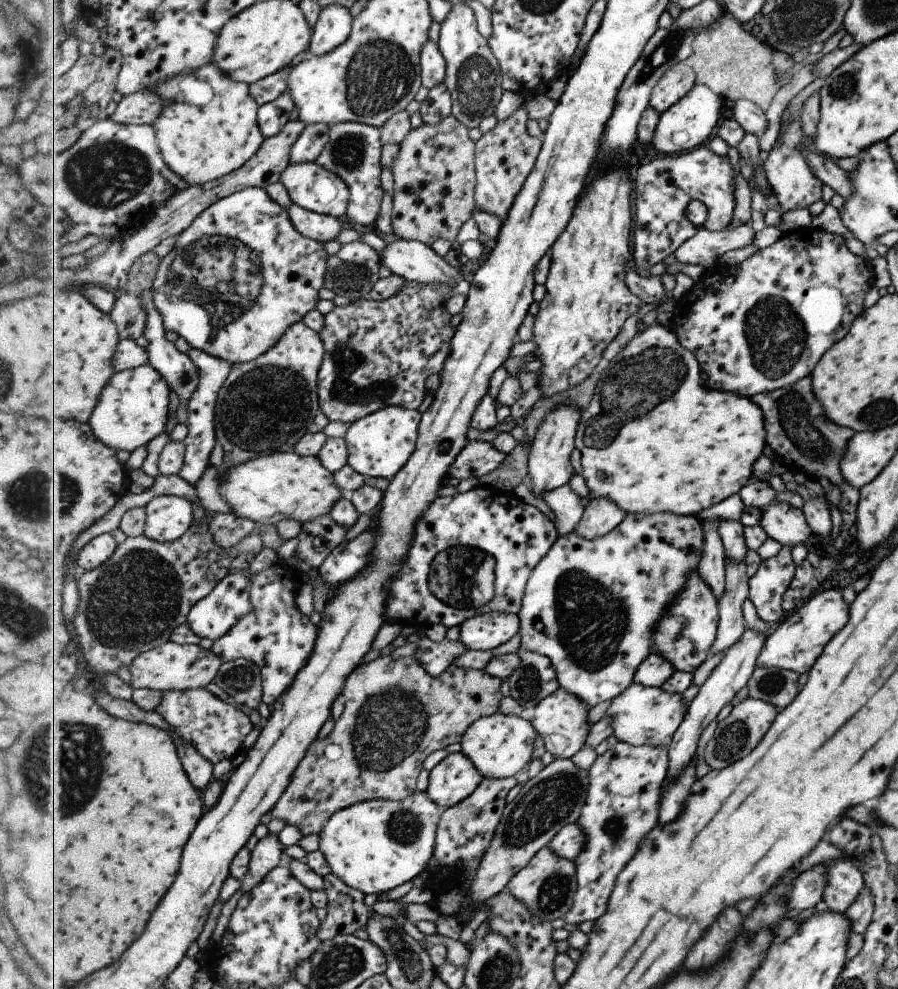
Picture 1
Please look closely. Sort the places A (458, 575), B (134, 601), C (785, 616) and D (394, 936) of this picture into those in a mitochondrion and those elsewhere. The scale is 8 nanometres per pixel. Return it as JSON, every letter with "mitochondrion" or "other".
{"A":"mitochondrion","B":"mitochondrion","C":"other","D":"mitochondrion"}

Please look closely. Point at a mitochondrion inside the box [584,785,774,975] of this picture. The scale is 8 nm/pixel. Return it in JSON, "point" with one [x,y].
{"point":[614,828]}

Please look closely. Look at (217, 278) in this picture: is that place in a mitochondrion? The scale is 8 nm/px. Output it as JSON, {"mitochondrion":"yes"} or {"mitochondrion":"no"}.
{"mitochondrion":"yes"}

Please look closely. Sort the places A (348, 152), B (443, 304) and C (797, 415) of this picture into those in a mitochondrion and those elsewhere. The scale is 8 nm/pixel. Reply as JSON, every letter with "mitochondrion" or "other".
{"A":"mitochondrion","B":"other","C":"mitochondrion"}

